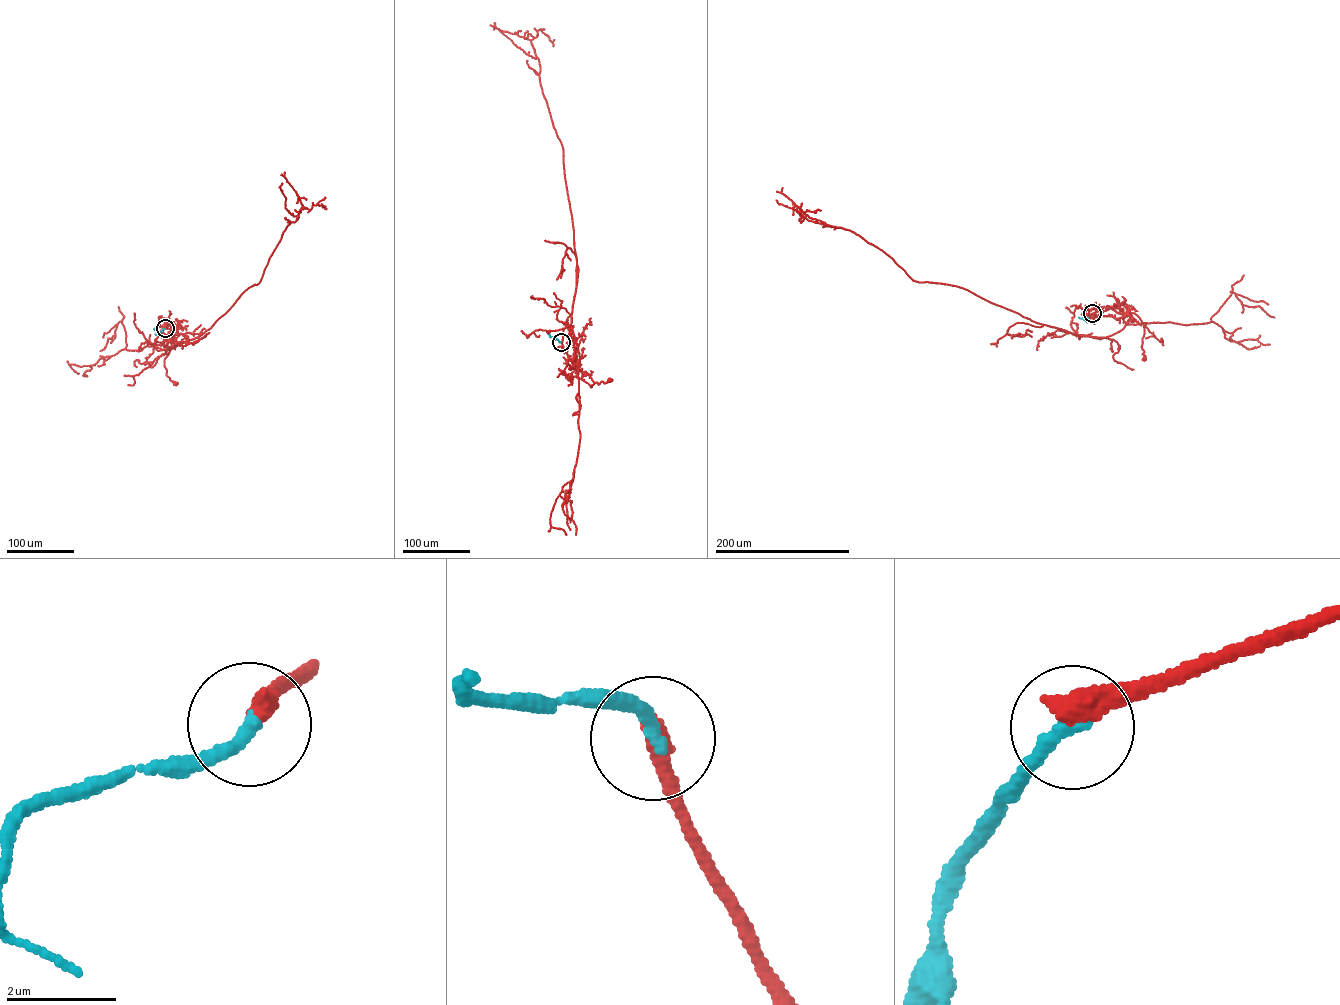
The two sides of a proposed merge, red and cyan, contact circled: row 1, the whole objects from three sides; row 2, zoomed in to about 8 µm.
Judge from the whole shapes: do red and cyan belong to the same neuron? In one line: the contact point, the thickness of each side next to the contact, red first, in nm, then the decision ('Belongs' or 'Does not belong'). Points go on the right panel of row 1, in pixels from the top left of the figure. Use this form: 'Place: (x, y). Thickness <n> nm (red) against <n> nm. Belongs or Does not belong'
Place: (1092, 313). Thickness 460 nm (red) against 280 nm. Belongs

